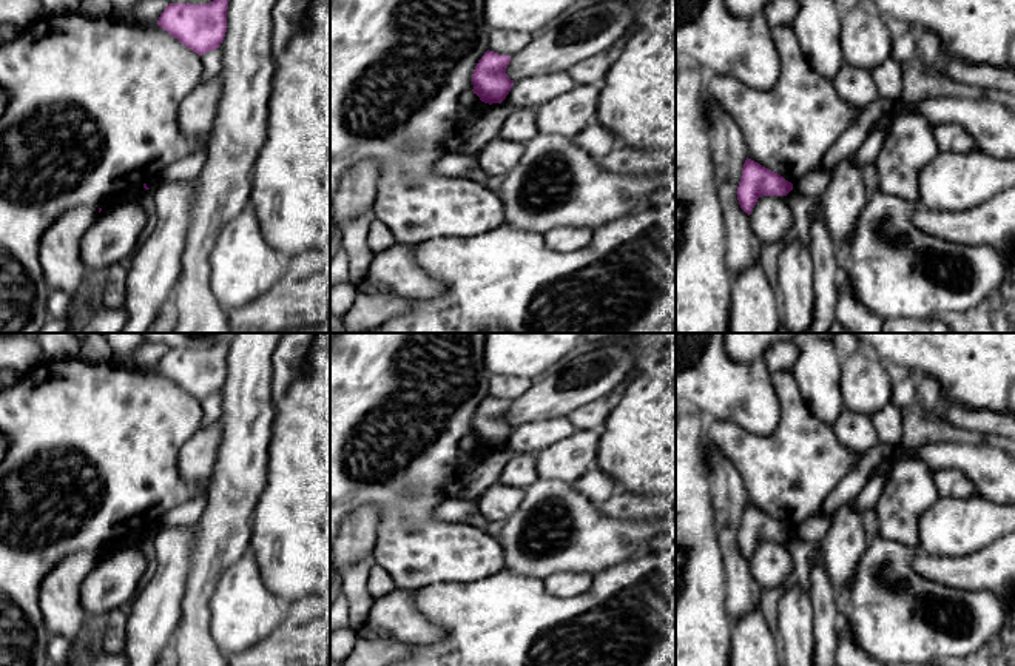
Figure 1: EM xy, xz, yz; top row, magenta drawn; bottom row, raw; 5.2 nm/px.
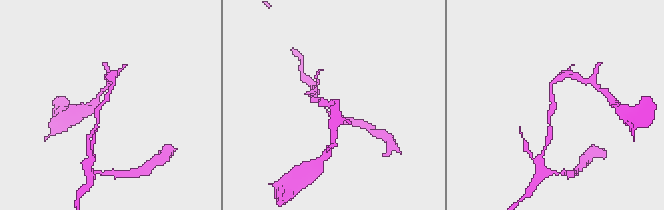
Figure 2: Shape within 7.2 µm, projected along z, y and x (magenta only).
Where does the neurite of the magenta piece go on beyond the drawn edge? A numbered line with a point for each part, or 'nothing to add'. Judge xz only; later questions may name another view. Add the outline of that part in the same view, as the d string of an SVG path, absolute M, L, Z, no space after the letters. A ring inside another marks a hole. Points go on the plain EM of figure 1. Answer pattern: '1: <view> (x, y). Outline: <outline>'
nothing to add

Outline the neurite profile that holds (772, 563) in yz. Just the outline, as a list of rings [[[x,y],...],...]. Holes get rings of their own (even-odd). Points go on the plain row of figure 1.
[[[762,541],[748,561],[753,578],[762,589],[784,587],[793,569],[785,541]]]

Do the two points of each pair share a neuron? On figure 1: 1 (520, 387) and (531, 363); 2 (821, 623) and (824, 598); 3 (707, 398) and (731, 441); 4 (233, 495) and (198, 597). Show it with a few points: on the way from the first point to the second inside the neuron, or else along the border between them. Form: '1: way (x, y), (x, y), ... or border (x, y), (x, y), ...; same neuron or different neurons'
1: border (491, 373), (506, 373), (529, 380); different neurons
2: way (824, 617), (824, 605); same neuron
3: border (707, 421), (731, 420), (753, 433); different neurons
4: way (227, 520), (205, 572); same neuron

